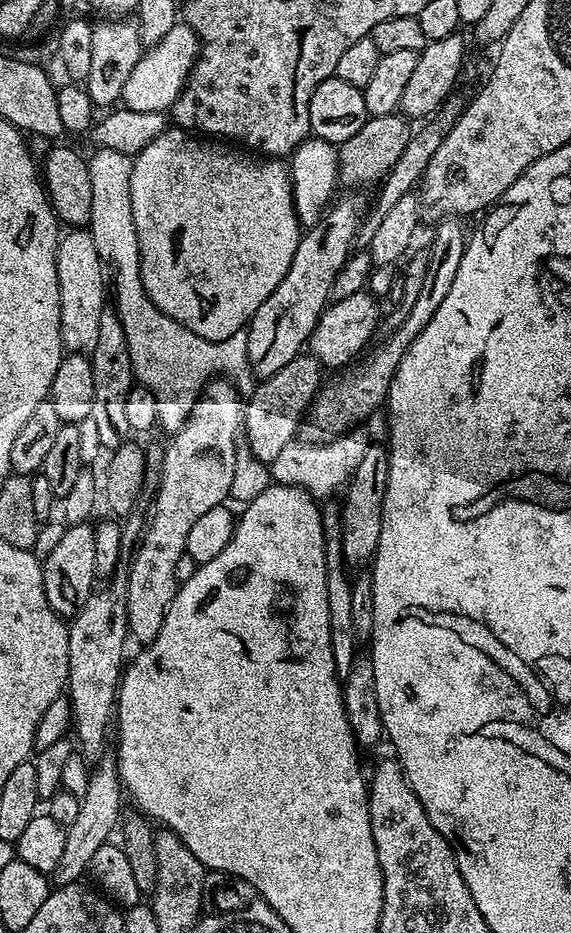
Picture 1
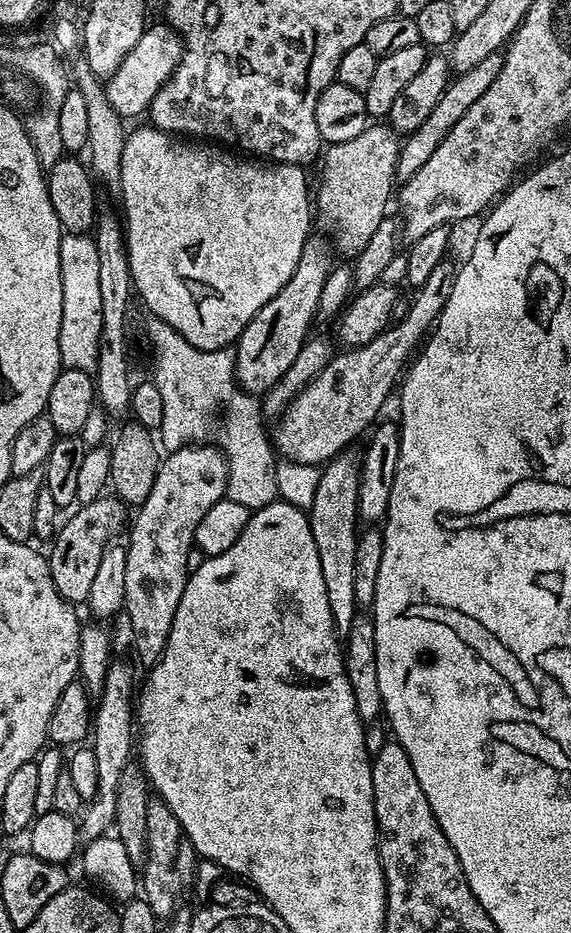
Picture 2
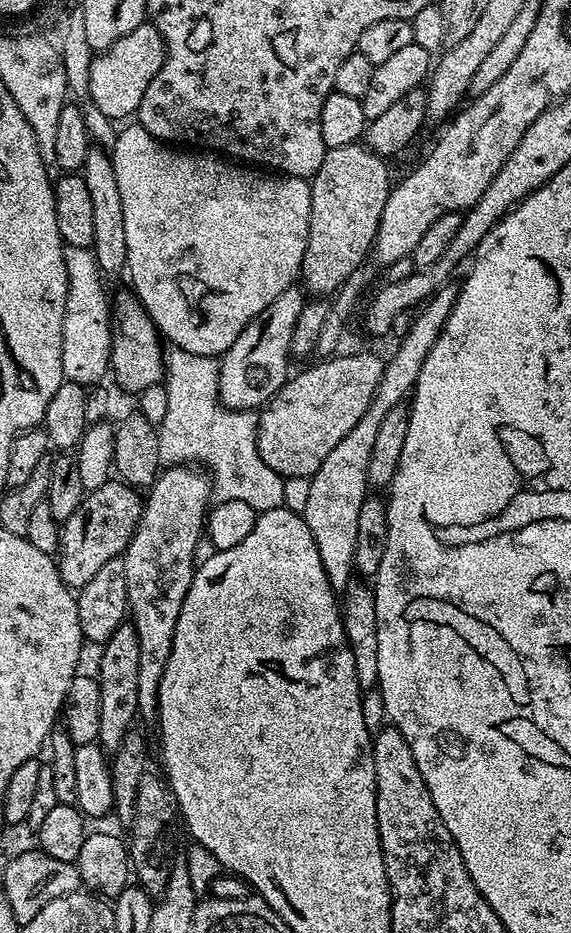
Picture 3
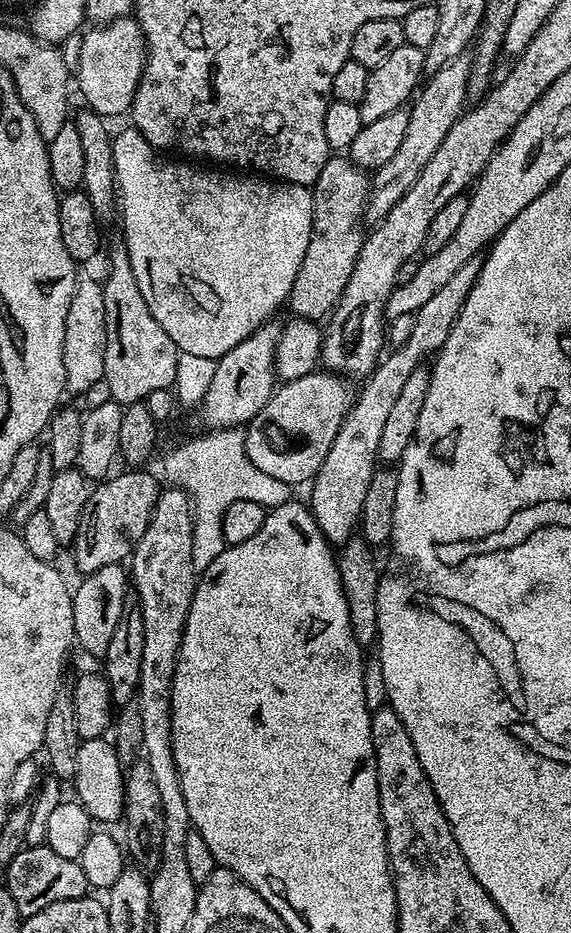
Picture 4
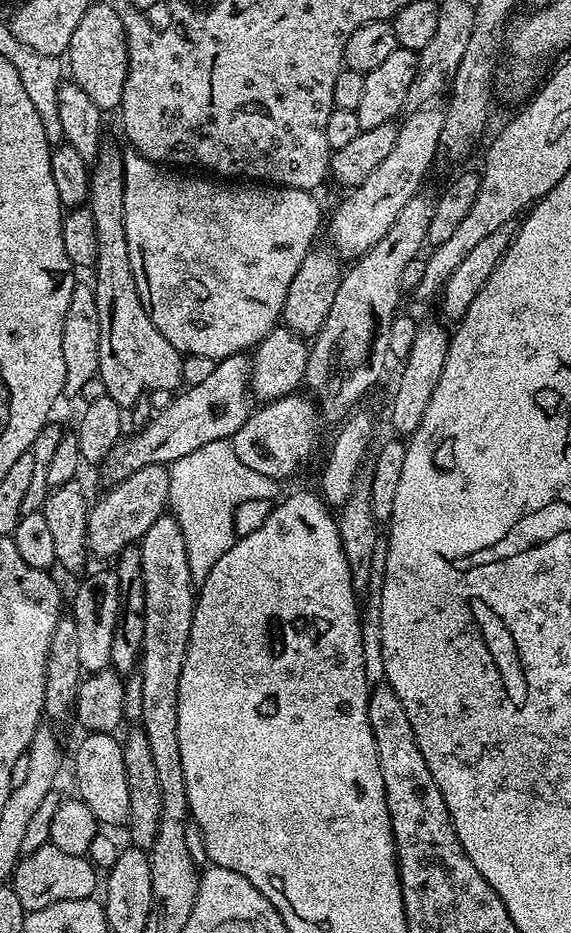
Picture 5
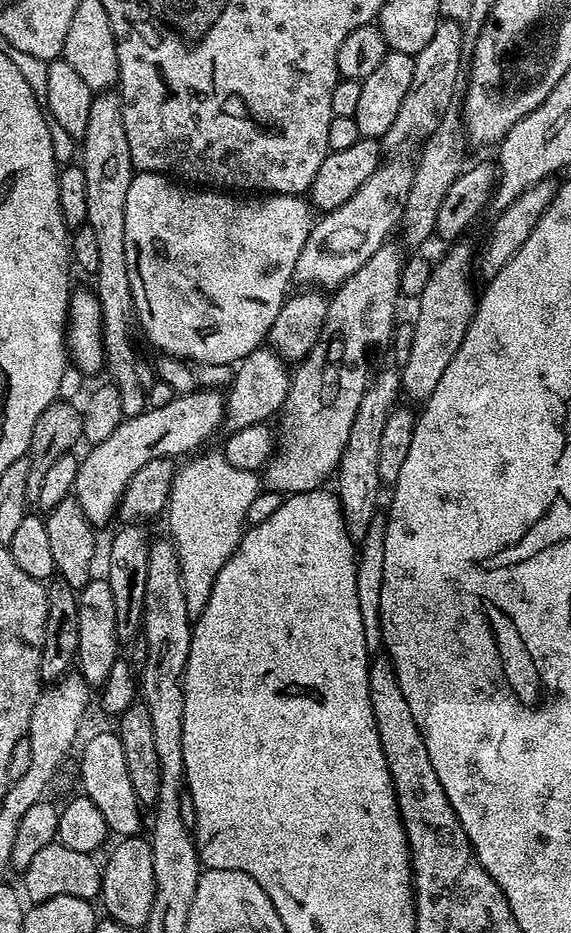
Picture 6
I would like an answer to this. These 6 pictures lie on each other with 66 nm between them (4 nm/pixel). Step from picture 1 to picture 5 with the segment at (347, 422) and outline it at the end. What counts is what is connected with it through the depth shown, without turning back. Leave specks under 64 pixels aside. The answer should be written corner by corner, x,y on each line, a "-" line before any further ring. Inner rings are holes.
293,394
261,403
230,438
234,455
250,470
284,482
312,456
320,436
321,413
307,395

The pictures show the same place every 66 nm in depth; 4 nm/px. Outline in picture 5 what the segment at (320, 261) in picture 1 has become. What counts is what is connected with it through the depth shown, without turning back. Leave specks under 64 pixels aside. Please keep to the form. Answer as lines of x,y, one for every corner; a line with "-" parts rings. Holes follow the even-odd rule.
247,355
228,356
216,361
216,369
206,374
206,378
189,383
183,391
173,395
166,410
155,413
144,427
132,432
134,434
129,440
128,437
121,439
112,447
106,461
111,479
127,480
131,472
142,470
142,466
167,466
178,458
186,458
186,454
198,450
198,446
206,446
206,442
231,438
254,411
251,382
252,362

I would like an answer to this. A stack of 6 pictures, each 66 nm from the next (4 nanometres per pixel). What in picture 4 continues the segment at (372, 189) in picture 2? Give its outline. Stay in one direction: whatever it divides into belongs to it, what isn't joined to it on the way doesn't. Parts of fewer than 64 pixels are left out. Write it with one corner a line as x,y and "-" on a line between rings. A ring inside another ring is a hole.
344,154
329,155
326,166
322,166
322,174
318,174
315,184
310,188
312,233
310,246
306,246
306,258
302,258
302,266
298,266
298,278
294,278
294,286
286,301
287,307
292,307
290,310
292,316
320,322
340,303
340,295
346,290
346,282
350,282
350,274
354,274
354,262
358,262
358,254
364,245
365,233
360,232
360,216
362,220
368,207
369,187
369,173
359,164
353,164

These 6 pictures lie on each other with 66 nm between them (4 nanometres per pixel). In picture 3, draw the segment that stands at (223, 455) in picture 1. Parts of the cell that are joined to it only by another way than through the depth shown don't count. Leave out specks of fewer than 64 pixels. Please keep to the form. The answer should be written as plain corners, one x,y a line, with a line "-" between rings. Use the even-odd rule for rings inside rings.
192,466
165,467
147,489
144,512
122,557
126,566
130,623
136,628
138,638
138,713
143,719
144,716
152,721
157,719
158,686
162,674
166,674
166,662
170,662
174,626
178,626
178,614
182,614
182,602
186,602
186,590
190,590
192,574
197,567
196,544
205,535
206,513
213,496
209,477
203,471

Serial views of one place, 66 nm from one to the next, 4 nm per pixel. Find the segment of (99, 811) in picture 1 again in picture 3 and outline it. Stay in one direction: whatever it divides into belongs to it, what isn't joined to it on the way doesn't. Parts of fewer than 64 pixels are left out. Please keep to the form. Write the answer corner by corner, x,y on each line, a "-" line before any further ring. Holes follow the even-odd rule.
130,622
120,624
107,642
99,649
100,665
94,669
94,675
100,687
100,705
98,713
98,741
105,753
113,754
122,746
122,738
133,731
135,720
138,720
138,638
136,628

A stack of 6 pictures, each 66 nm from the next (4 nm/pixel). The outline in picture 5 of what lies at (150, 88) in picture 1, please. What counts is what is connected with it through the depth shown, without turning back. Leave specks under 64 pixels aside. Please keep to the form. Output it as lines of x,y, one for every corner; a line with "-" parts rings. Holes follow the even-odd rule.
93,2
86,10
86,14
82,14
82,19
70,37
66,68
67,71
68,68
72,71
71,83
82,86
82,91
89,96
90,102
94,102
94,106
101,110
119,109
128,73
128,43
122,18
118,18
111,3

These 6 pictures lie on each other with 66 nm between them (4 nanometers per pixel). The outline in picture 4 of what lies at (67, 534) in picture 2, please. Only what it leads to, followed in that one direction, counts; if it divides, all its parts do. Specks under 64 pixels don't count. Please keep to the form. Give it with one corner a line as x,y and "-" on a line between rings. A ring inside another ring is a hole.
146,470
126,471
130,472
117,471
109,475
89,491
88,501
82,510
82,522
70,545
72,560
80,574
102,570
102,566
124,564
142,534
146,534
146,526
150,526
162,484
150,473
142,472

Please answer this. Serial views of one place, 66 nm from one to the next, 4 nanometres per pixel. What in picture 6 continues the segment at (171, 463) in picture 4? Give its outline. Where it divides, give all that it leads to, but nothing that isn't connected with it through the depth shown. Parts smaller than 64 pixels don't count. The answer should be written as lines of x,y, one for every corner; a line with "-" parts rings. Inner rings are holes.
223,451
208,452
205,456
196,454
191,457
189,464
181,463
176,469
176,477
170,490
170,498
166,509
170,539
176,545
178,562
180,563
180,581
186,594
186,610
188,615
195,618
210,602
214,590
214,578
218,578
218,570
228,564
228,559
240,545
240,539
246,531
248,507
262,490
262,480
259,475
250,470
238,470
238,466
230,466
226,462

